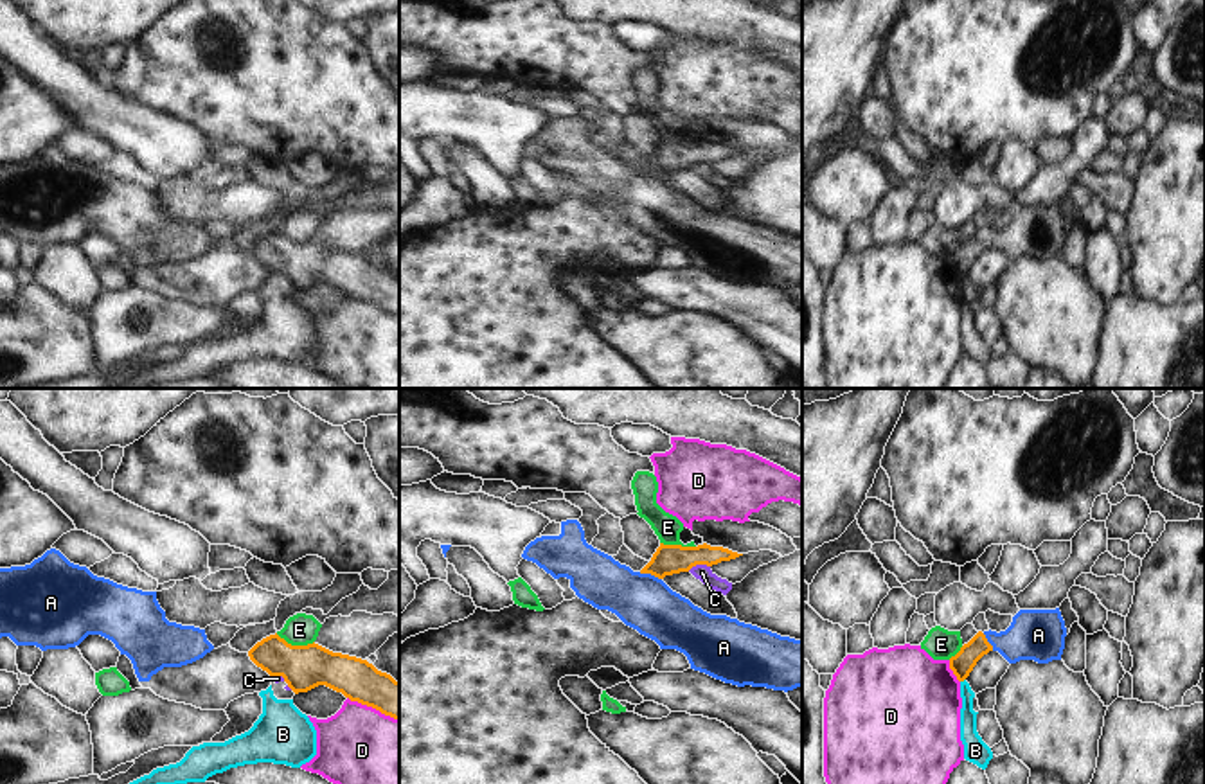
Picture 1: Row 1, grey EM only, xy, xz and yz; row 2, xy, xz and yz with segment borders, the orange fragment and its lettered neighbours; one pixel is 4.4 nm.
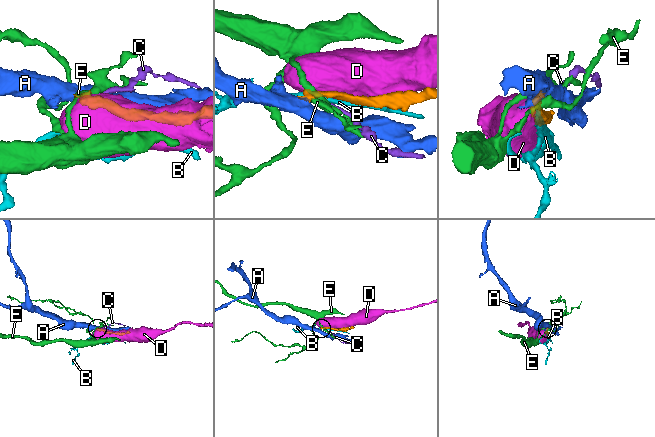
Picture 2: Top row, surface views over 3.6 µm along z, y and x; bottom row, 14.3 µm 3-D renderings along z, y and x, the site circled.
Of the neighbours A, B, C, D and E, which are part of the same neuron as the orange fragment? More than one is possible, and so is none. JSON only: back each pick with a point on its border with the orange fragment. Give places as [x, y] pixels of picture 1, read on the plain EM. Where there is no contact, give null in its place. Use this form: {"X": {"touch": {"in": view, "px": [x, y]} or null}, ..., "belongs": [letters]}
{"A": {"touch": {"in": "xz", "px": [650, 169]}}, "belongs": ["A"]}

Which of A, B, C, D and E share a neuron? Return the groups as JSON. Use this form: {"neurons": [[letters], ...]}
{"neurons": [["A"], ["B", "C"], ["D"], ["E"]]}

